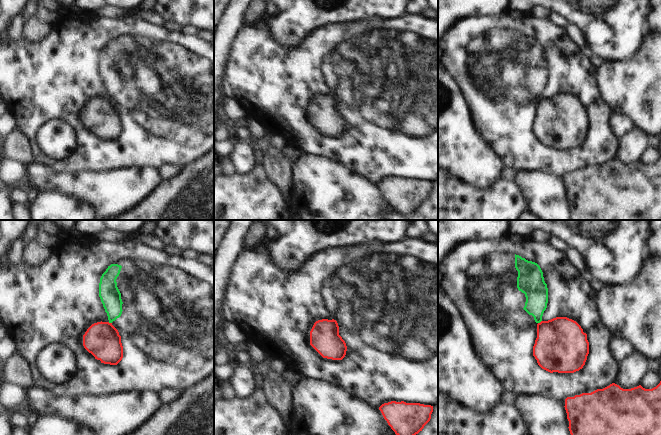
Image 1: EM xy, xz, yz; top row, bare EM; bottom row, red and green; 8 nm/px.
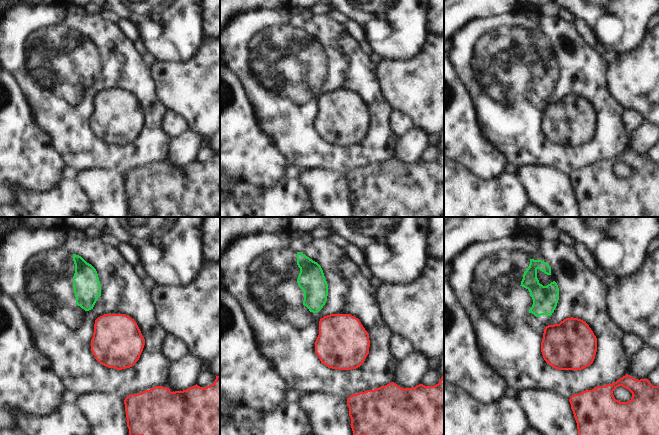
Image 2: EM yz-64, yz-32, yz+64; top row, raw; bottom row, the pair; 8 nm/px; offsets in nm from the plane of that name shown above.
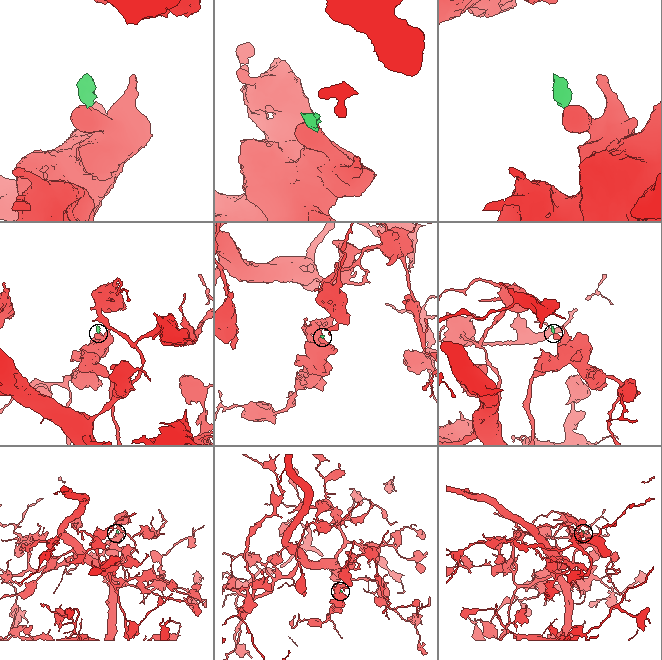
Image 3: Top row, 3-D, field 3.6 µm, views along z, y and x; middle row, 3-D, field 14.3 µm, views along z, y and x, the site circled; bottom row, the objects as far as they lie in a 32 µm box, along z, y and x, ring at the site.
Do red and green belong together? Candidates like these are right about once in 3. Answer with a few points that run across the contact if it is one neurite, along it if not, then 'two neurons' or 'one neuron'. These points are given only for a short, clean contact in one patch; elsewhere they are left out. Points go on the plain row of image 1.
line yz (541, 96), (538, 99); two neurons

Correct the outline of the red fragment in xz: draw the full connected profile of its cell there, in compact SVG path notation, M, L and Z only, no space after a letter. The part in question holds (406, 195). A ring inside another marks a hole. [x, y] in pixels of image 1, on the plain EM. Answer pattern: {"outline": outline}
{"outline": "M391 177L382 180L379 186L395 210L409 216L430 197L433 182Z"}

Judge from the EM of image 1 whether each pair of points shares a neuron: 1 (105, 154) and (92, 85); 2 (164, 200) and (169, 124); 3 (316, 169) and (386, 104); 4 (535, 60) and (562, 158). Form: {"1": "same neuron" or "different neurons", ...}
{"1": "same neuron", "2": "different neurons", "3": "different neurons", "4": "same neuron"}

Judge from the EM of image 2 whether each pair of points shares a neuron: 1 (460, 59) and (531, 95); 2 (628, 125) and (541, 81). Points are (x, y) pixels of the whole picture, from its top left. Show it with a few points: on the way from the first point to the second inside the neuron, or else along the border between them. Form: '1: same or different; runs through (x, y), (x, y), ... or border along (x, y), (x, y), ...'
1: same; runs through (478, 59), (495, 59), (513, 77)
2: different; border along (622, 110), (621, 124), (623, 131), (628, 136)

